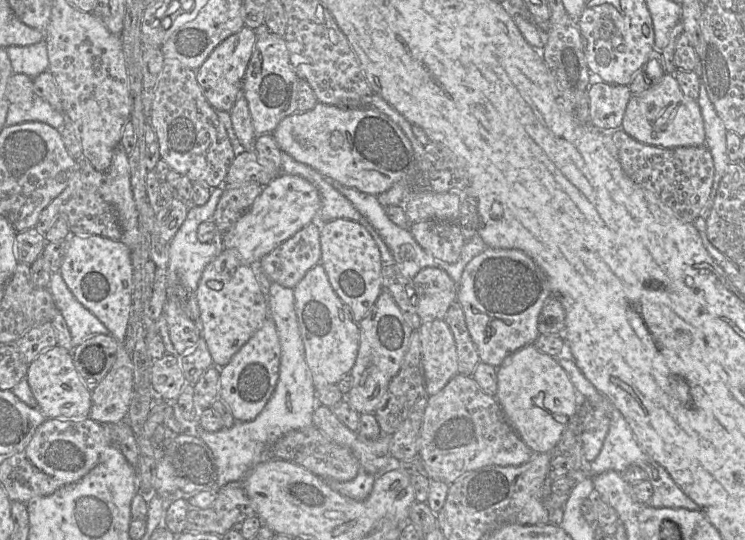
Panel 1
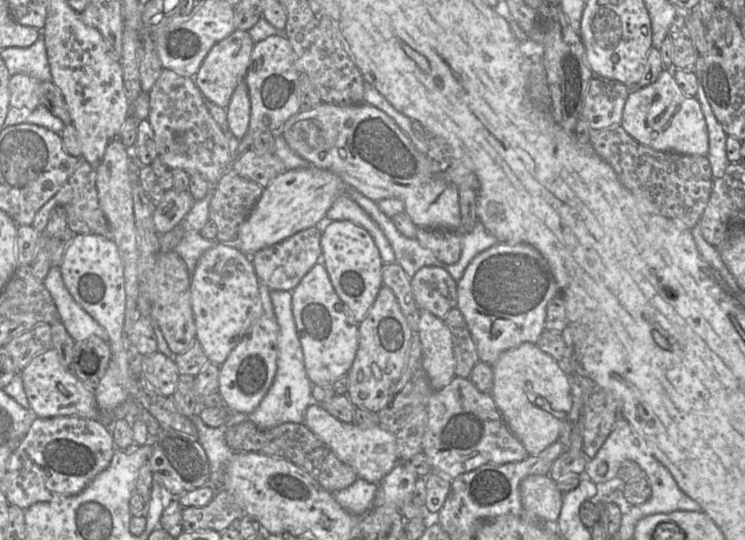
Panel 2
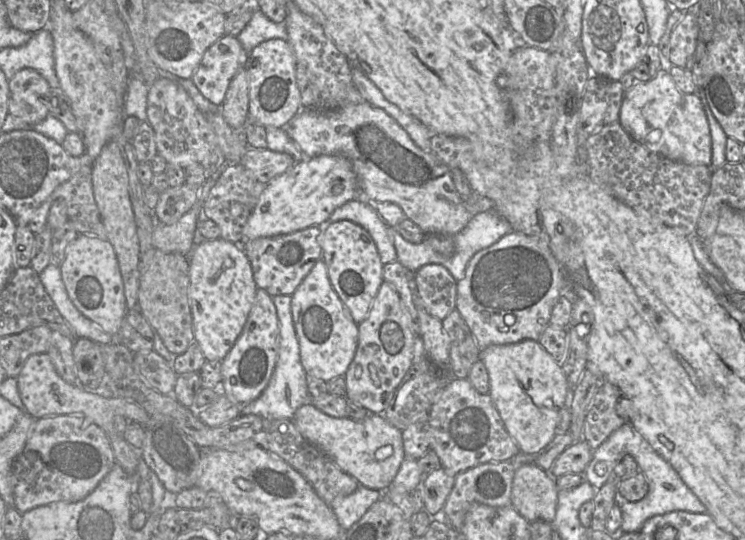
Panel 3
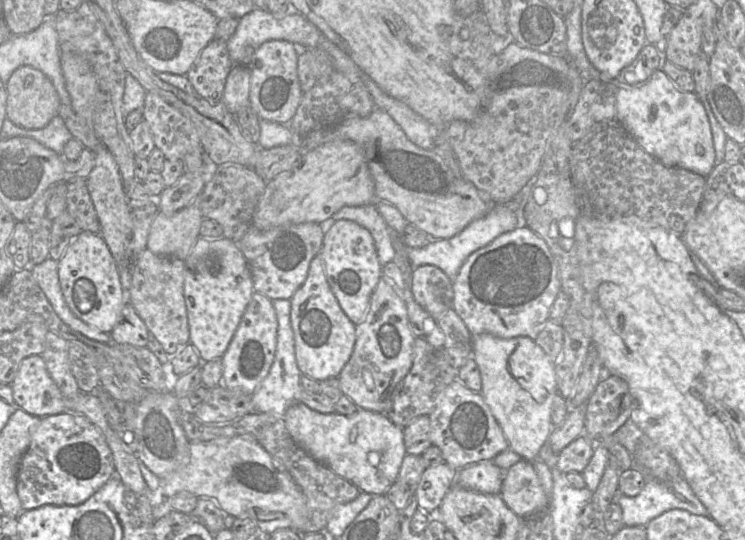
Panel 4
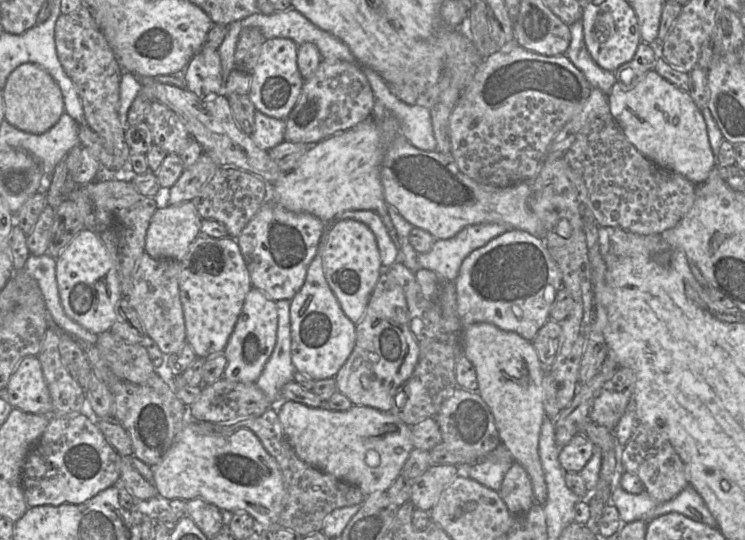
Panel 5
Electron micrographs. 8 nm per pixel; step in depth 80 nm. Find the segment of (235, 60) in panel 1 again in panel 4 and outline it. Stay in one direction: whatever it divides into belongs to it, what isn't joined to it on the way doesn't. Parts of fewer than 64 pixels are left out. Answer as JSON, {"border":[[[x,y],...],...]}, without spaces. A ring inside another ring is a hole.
{"border":[[[213,39],[186,74],[197,94],[210,104],[222,101],[227,77],[234,63],[226,41]]]}

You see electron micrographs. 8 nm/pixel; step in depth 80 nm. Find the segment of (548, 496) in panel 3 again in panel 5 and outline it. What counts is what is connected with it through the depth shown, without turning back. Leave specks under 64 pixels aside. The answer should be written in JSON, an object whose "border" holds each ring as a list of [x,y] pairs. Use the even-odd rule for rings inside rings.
{"border":[[[518,462],[505,474],[499,493],[514,516],[527,512],[536,502],[531,479]]]}

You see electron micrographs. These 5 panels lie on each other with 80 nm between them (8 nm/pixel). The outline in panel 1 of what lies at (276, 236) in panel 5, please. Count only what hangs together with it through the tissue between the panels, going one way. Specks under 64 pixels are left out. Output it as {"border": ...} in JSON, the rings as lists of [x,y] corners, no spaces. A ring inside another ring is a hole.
{"border":[[[311,222],[261,258],[257,268],[284,287],[294,289],[306,273],[320,263],[320,223]]]}

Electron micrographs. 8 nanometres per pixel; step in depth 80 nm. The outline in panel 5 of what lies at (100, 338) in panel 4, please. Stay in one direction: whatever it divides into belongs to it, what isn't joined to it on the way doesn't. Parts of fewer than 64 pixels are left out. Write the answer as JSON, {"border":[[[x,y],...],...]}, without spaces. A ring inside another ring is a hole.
{"border":[[[48,253],[41,256],[30,254],[25,270],[38,282],[45,298],[46,307],[54,322],[74,339],[81,339],[95,345],[98,335],[69,318],[63,309],[56,278],[56,258]]]}

